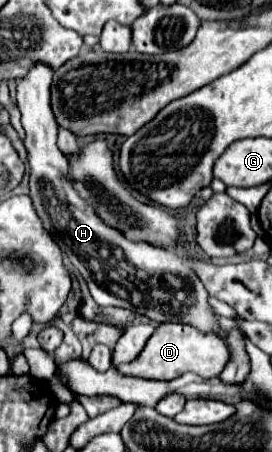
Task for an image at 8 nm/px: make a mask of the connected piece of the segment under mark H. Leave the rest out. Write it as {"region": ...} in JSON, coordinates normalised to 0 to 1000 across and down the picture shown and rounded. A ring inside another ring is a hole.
{"region":[[[136,142],[129,150],[107,155],[107,164],[70,181],[63,190],[63,235],[77,248],[77,274],[92,283],[92,332],[99,332],[99,358],[107,358],[107,434],[121,442],[121,456],[143,473],[143,482],[158,487],[165,509],[188,518],[188,527],[210,535],[210,544],[224,549],[224,558],[239,566],[254,566],[261,584],[290,597],[290,606],[305,611],[305,619],[327,633],[327,646],[342,655],[342,664],[364,677],[438,677],[438,681],[474,681],[489,690],[511,690],[555,708],[585,708],[585,712],[614,712],[621,699],[607,695],[563,695],[540,690],[526,681],[496,681],[482,668],[423,655],[415,646],[386,642],[379,633],[364,633],[364,615],[357,606],[379,606],[379,553],[393,558],[430,558],[445,553],[460,575],[474,584],[489,584],[496,593],[518,593],[533,602],[629,602],[629,606],[658,606],[680,619],[695,619],[695,628],[710,633],[702,655],[717,664],[710,681],[695,686],[688,704],[680,695],[651,699],[651,712],[695,717],[739,735],[790,735],[805,743],[805,735],[820,730],[805,717],[805,699],[783,690],[776,673],[768,673],[768,646],[754,642],[746,624],[732,619],[732,611],[710,602],[710,593],[695,588],[695,580],[680,571],[665,571],[651,558],[621,558],[614,549],[548,540],[548,535],[489,535],[474,531],[445,509],[408,504],[401,496],[386,496],[364,473],[349,469],[342,456],[327,456],[268,416],[268,398],[246,394],[254,389],[254,354],[232,345],[232,336],[210,323],[210,270],[195,261],[188,248],[188,230],[180,230],[180,190],[188,190],[188,168],[195,155],[165,150],[158,142]]]}

